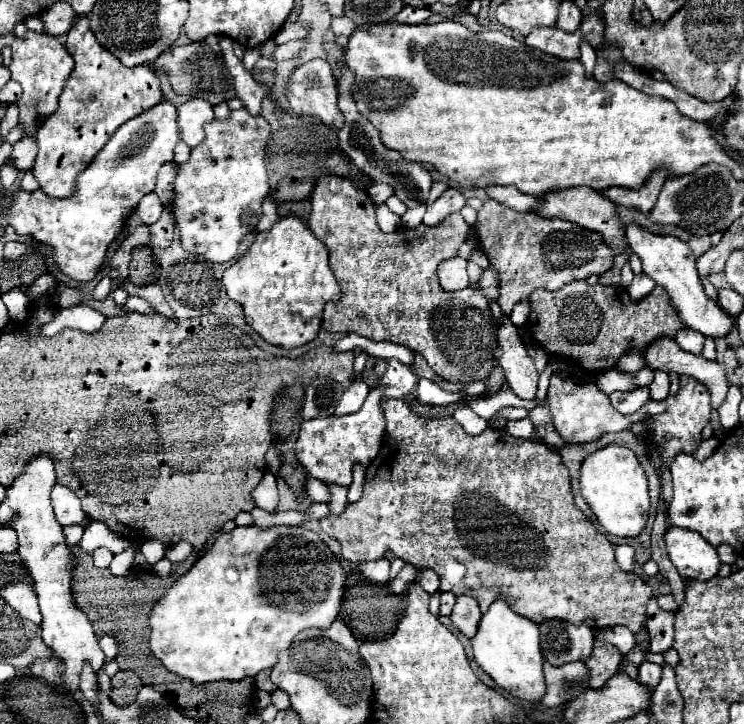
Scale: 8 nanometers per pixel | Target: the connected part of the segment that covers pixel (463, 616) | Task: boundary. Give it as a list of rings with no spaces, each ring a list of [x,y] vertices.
[[[461,594],[453,606],[451,612],[451,622],[459,632],[463,632],[467,638],[473,636],[473,630],[477,630],[477,622],[481,618],[481,610],[475,598]]]

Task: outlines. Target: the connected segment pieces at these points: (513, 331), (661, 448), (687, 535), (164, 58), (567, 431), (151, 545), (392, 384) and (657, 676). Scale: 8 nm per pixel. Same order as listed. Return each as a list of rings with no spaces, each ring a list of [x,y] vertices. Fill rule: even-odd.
[[[507,314],[499,318],[499,346],[501,356],[497,358],[497,362],[503,368],[505,380],[509,382],[511,390],[523,400],[533,400],[539,376],[533,366],[533,360],[525,350],[523,338],[517,332],[517,326]]]
[[[681,376],[679,378],[679,392],[669,394],[665,400],[659,400],[659,402],[665,404],[665,412],[643,420],[643,424],[649,426],[645,444],[649,450],[649,460],[653,462],[653,468],[657,470],[657,474],[661,474],[663,468],[669,468],[677,454],[681,454],[681,452],[693,454],[695,452],[695,448],[701,442],[701,430],[709,424],[711,394],[709,394],[709,388],[703,382],[699,382],[697,378]]]
[[[669,528],[665,532],[665,546],[677,572],[693,580],[709,580],[717,574],[721,562],[715,546],[705,542],[697,532],[687,528]]]
[[[211,34],[211,36],[207,36],[207,38],[199,40],[199,42],[171,48],[169,52],[163,52],[161,56],[157,56],[149,66],[153,70],[163,70],[177,94],[201,96],[211,104],[219,104],[219,102],[225,102],[229,98],[235,98],[233,78],[231,78],[231,74],[229,74],[229,70],[225,66],[221,46],[219,46],[219,36]]]
[[[551,374],[549,378],[549,390],[547,390],[547,408],[553,416],[553,426],[561,434],[561,438],[567,444],[583,444],[583,442],[593,442],[603,434],[609,432],[621,432],[629,428],[631,420],[629,416],[621,416],[609,402],[609,396],[603,394],[593,382],[577,382],[571,376],[561,376],[561,374]]]
[[[149,540],[141,544],[141,552],[149,564],[155,564],[157,560],[161,560],[165,556],[165,550],[167,550],[165,544],[161,544],[158,540]]]
[[[389,360],[389,368],[385,372],[385,376],[377,382],[377,384],[385,384],[387,386],[387,398],[403,398],[407,394],[411,394],[417,386],[417,376],[415,372],[401,364],[399,360]]]
[[[643,662],[639,666],[639,680],[643,680],[647,686],[653,686],[661,680],[661,666],[653,662]]]

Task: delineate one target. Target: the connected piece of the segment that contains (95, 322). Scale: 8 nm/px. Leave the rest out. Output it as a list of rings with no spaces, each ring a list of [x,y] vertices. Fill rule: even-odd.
[[[79,304],[73,308],[61,308],[57,310],[57,316],[53,322],[41,326],[41,334],[43,336],[55,336],[59,330],[63,328],[77,328],[83,332],[97,332],[101,328],[101,324],[105,322],[105,316],[97,310],[93,310],[91,306]]]

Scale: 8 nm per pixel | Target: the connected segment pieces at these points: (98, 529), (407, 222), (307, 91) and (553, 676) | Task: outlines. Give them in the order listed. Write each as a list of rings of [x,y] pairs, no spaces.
[[[89,522],[89,526],[85,528],[85,536],[79,542],[79,548],[91,554],[99,546],[109,548],[113,554],[119,554],[129,548],[129,540],[107,528],[103,522]]]
[[[421,204],[421,206],[417,206],[417,208],[407,210],[407,212],[401,216],[401,222],[403,222],[405,228],[415,228],[415,226],[419,226],[419,224],[423,222],[423,214],[425,214],[425,206]]]
[[[311,60],[291,72],[291,78],[287,82],[287,98],[295,114],[299,116],[313,116],[319,118],[321,124],[325,124],[329,130],[341,130],[345,124],[345,118],[341,110],[337,108],[337,90],[335,90],[335,78],[331,74],[331,66],[327,60]]]
[[[545,662],[543,672],[547,686],[545,696],[539,700],[543,706],[563,706],[565,702],[569,702],[569,698],[581,694],[581,690],[587,690],[589,668],[583,666],[583,662],[565,664],[561,668],[555,668],[549,662]]]

